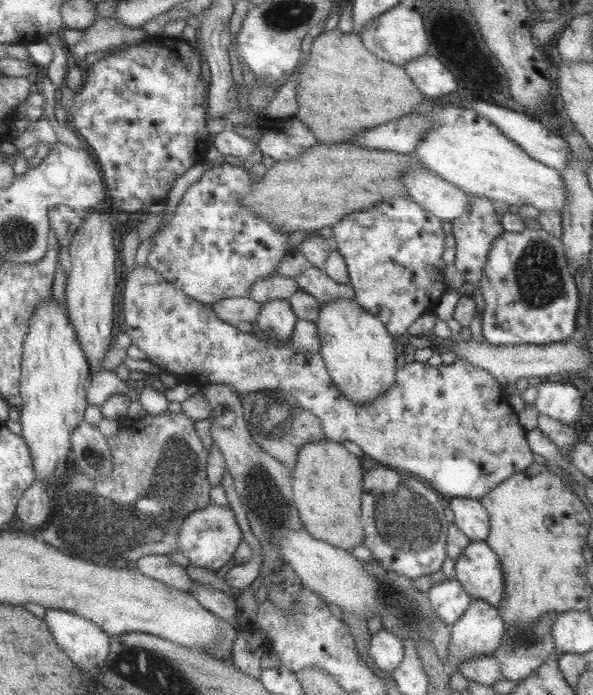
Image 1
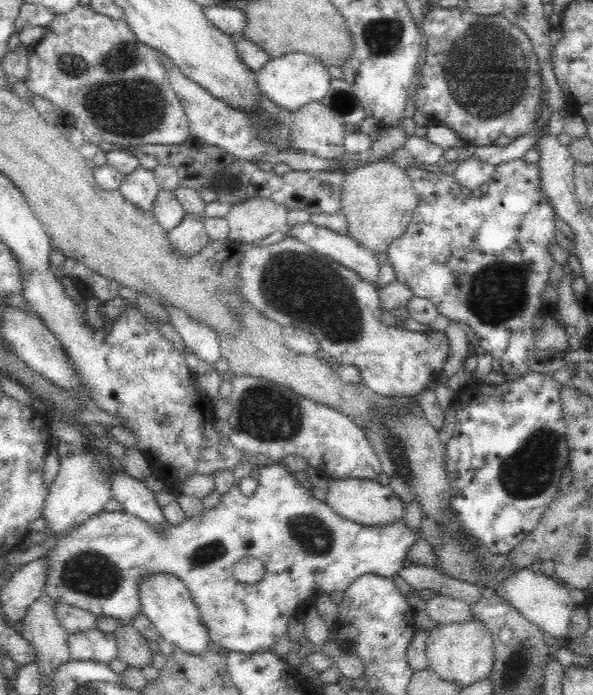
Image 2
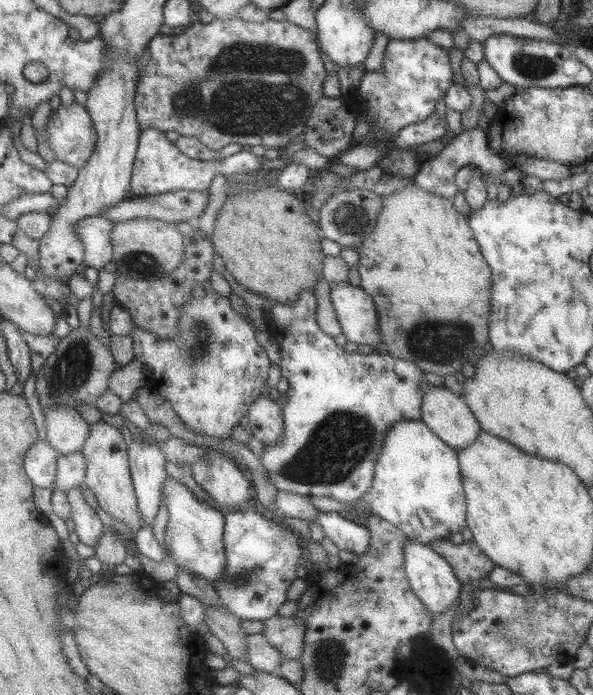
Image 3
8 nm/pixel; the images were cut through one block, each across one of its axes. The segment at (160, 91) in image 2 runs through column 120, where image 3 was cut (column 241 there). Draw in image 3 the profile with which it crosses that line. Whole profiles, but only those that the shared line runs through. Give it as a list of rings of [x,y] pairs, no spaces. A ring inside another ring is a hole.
[[[213,18],[203,24],[193,20],[179,36],[153,36],[147,44],[149,64],[139,76],[133,108],[139,130],[157,128],[163,134],[173,130],[181,136],[201,140],[211,150],[221,150],[227,144],[241,144],[243,148],[263,146],[285,148],[295,136],[305,132],[313,106],[323,96],[323,78],[327,72],[317,48],[317,38],[287,20],[267,20],[263,24],[247,24],[239,18]]]

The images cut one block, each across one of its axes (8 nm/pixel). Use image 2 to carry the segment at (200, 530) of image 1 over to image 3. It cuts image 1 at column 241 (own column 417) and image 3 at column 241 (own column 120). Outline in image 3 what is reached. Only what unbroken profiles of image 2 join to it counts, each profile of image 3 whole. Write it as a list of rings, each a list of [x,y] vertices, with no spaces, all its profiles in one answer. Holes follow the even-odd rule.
[[[251,508],[225,512],[223,550],[227,556],[221,582],[215,584],[221,604],[241,620],[267,620],[277,616],[277,608],[287,602],[285,592],[297,580],[297,560],[301,558],[301,542],[291,528],[281,526],[277,520],[257,514]]]

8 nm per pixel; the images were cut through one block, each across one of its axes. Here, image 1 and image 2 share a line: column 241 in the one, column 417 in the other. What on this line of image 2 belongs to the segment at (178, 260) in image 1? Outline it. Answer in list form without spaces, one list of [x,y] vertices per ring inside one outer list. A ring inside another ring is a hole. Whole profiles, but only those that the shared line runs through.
[[[526,158],[504,162],[496,166],[496,172],[488,182],[488,192],[466,200],[460,200],[460,184],[452,170],[420,170],[420,166],[406,166],[406,172],[414,192],[418,194],[418,206],[404,236],[394,240],[388,248],[388,262],[394,264],[396,280],[406,282],[414,296],[434,302],[438,312],[450,322],[462,322],[472,328],[480,340],[480,348],[500,364],[500,380],[508,374],[516,374],[518,378],[530,374],[528,358],[538,350],[534,346],[536,332],[532,328],[536,328],[536,324],[532,320],[542,314],[542,304],[546,304],[542,300],[542,292],[550,286],[550,272],[556,266],[548,248],[552,242],[556,244],[558,214],[542,190],[540,164],[526,162]]]

